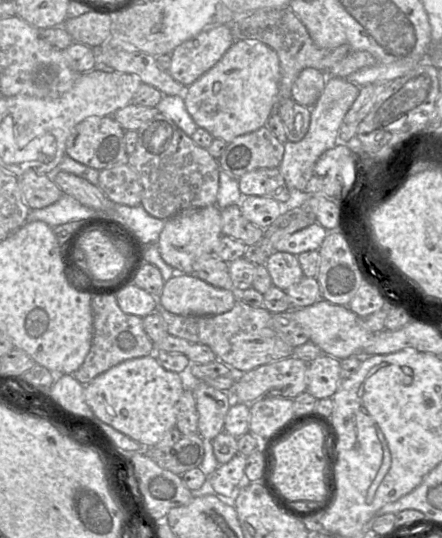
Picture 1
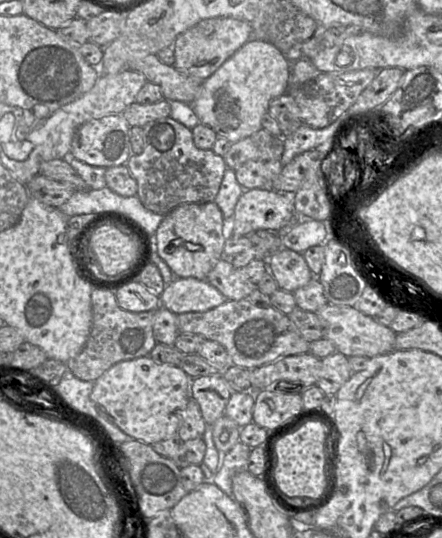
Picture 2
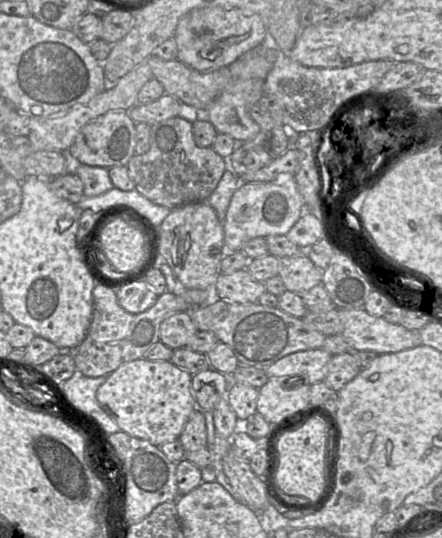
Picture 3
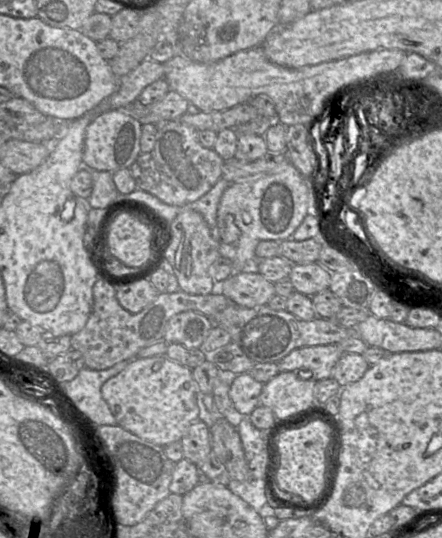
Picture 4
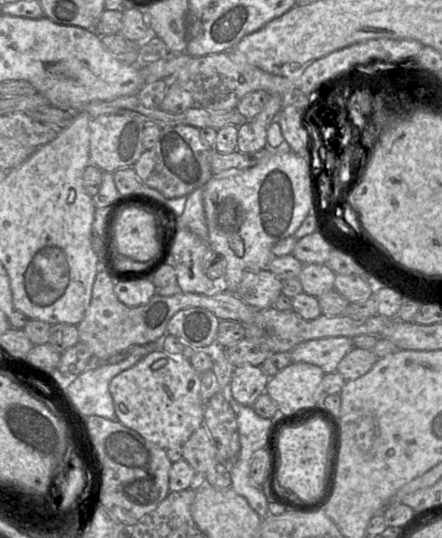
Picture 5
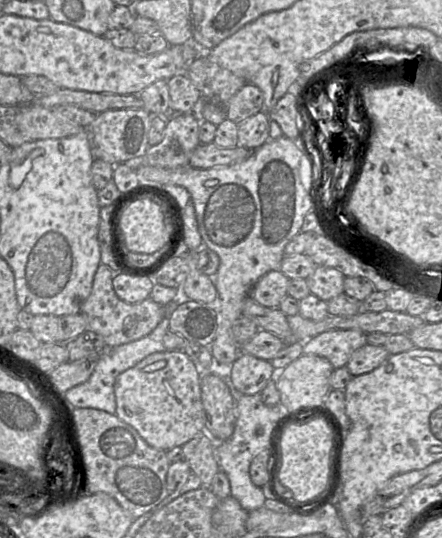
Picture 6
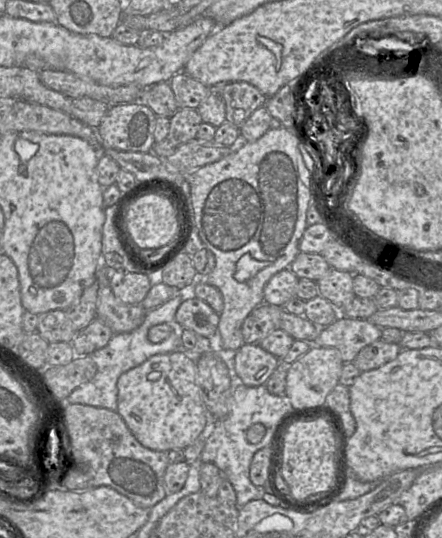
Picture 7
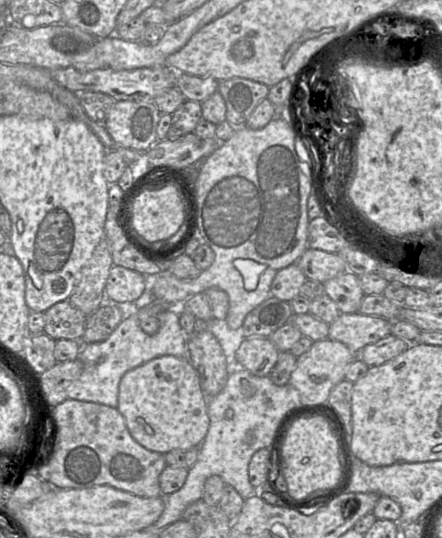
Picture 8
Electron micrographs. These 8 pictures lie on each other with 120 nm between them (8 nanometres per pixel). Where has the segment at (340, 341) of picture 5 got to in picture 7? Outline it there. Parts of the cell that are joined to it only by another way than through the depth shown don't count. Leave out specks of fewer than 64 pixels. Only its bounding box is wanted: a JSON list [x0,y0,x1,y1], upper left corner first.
[312,316,382,363]

